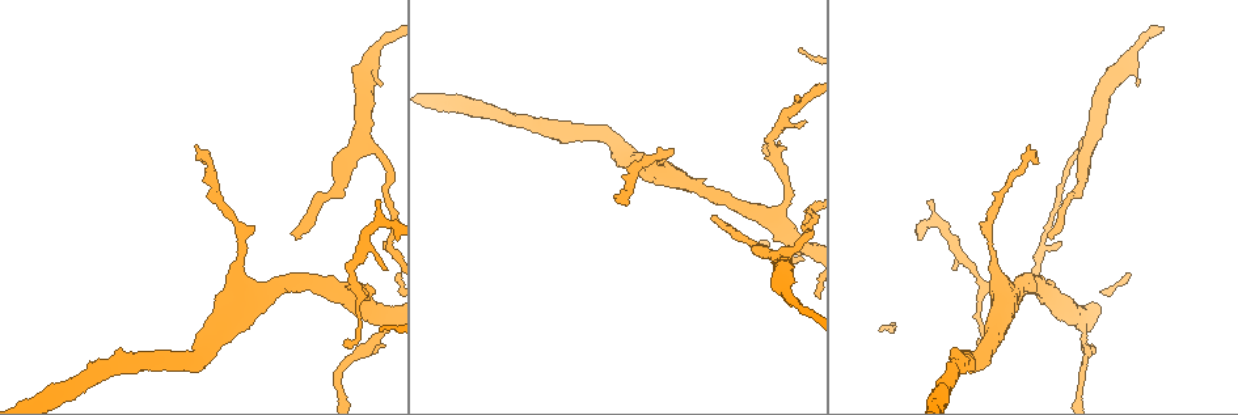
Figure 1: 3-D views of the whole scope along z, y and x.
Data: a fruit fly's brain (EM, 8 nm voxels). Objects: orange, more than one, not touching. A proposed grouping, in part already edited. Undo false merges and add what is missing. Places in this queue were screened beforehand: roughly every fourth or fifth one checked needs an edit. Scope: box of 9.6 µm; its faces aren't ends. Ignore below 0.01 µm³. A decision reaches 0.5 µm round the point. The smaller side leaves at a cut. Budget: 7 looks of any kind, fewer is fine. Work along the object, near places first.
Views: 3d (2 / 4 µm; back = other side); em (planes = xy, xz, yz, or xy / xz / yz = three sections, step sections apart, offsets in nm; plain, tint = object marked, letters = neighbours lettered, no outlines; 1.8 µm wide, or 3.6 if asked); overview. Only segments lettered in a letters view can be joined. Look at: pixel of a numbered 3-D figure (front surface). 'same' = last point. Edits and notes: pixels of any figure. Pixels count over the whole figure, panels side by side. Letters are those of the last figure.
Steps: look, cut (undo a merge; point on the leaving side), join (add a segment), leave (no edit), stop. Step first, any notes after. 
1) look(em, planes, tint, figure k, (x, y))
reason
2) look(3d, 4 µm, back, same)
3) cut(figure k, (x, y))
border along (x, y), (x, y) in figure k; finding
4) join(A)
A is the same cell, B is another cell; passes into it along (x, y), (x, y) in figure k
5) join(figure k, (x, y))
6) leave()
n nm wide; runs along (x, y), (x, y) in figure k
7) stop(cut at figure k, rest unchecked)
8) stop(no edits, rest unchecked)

look(3d, 2 µm, figure 1, (614, 199))
branch stops here

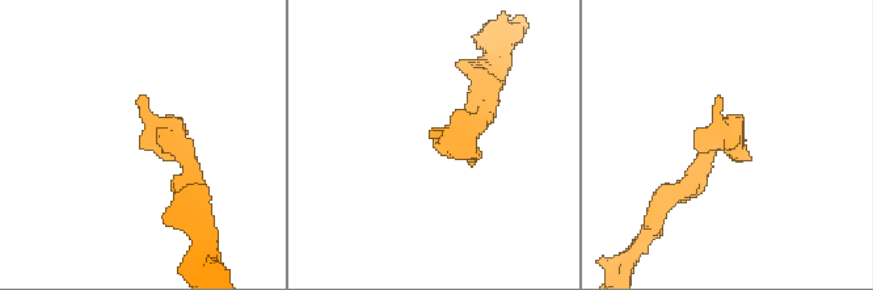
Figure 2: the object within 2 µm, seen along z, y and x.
look(em, planes, letters, figure 2, (137, 102))
now the EM

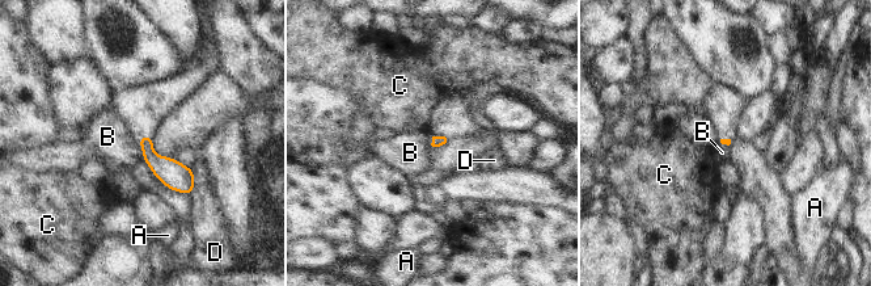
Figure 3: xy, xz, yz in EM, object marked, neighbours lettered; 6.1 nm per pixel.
leave()
D touches over 160 nm; A, B, C and D are other cells; border along (136, 139), (143, 159) in figure 3; none of them fits

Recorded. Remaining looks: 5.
look(3d, 4 µm, figure 1, (717, 221))
long arm stops here

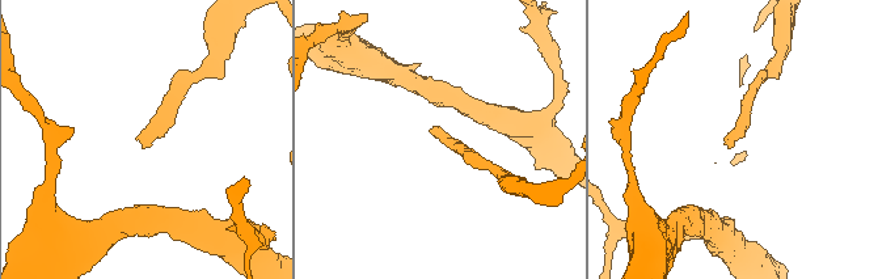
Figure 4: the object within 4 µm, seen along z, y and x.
look(em, planes, letters, figure 4, (728, 145))

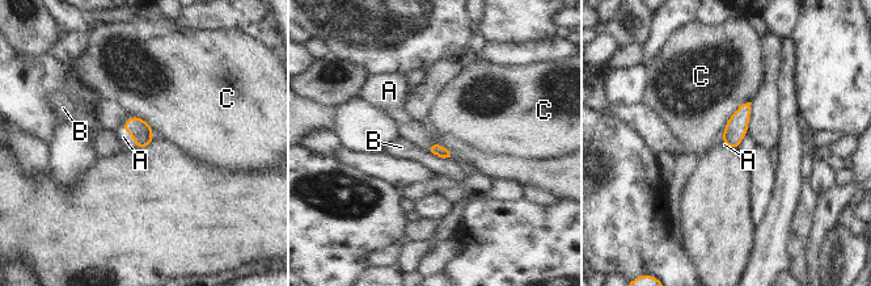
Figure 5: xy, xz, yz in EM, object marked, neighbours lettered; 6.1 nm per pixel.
join(A)
A is the same cell, B and C are other cells; passes into it along (142, 133), (132, 138), (123, 137) in figure 5; the neuron continues

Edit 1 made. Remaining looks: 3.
look(overview)

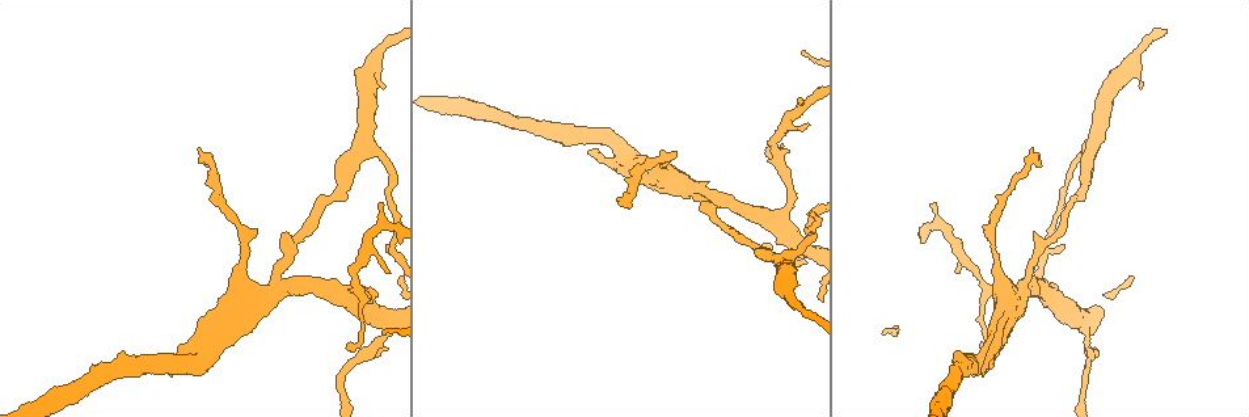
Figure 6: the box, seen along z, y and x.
look(em, 3.6 µm, planes, tint, figure 6, (367, 150))
three arms meet

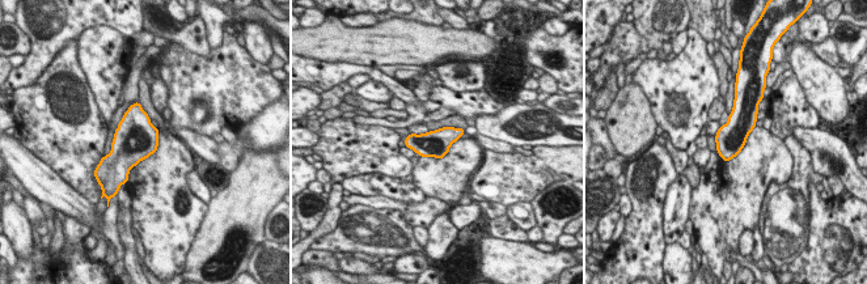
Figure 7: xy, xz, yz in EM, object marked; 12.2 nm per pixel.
look(em, 3.6 µm, planes, letters, same)
see the neighbours

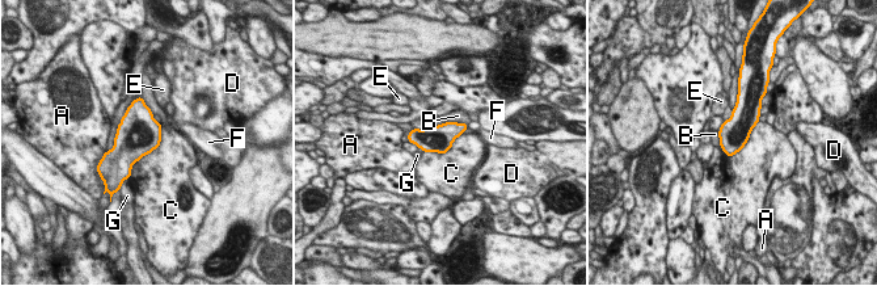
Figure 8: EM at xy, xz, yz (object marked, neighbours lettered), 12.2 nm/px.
leave()
A, B, C, D, E, F and G are other cells; continuous, no second neuron

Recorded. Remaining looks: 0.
stop(join at figure 5, rest unchecked)

